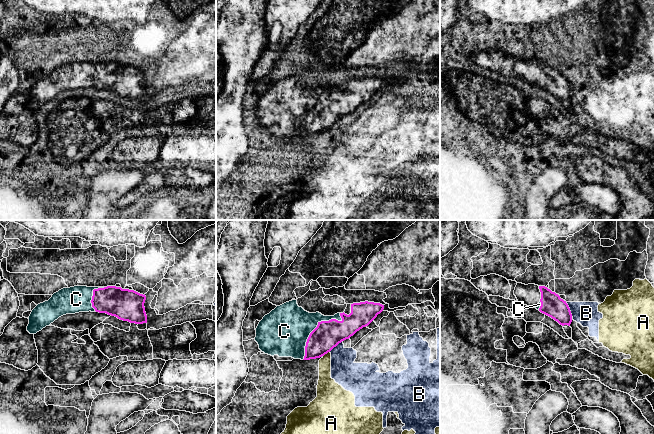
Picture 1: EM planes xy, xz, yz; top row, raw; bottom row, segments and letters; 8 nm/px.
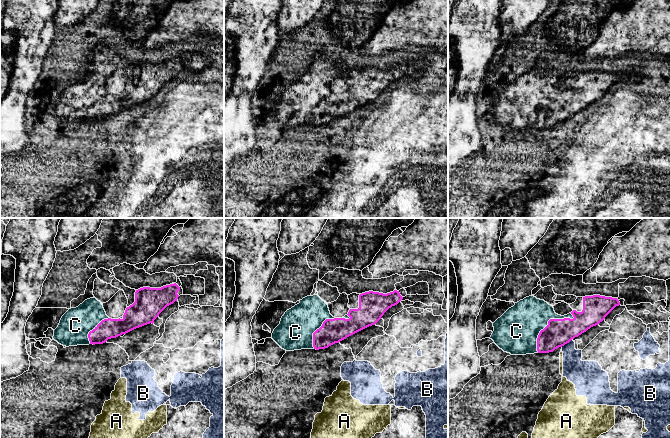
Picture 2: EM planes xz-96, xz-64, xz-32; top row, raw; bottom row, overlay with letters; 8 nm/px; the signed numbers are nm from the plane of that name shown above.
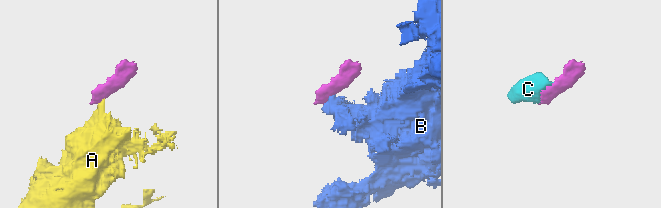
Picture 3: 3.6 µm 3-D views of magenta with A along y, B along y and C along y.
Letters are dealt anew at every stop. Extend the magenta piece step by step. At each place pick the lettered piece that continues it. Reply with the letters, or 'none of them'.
C

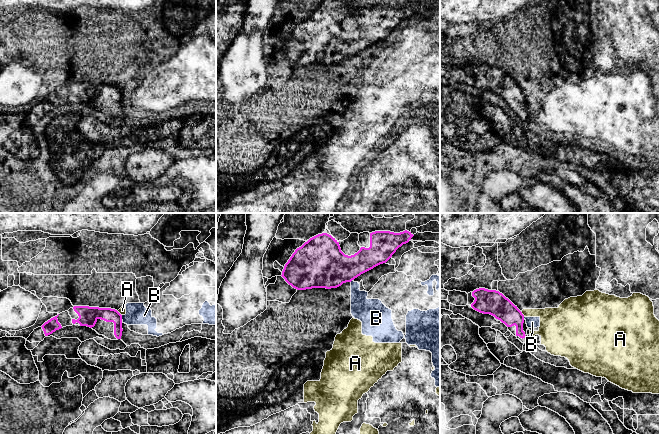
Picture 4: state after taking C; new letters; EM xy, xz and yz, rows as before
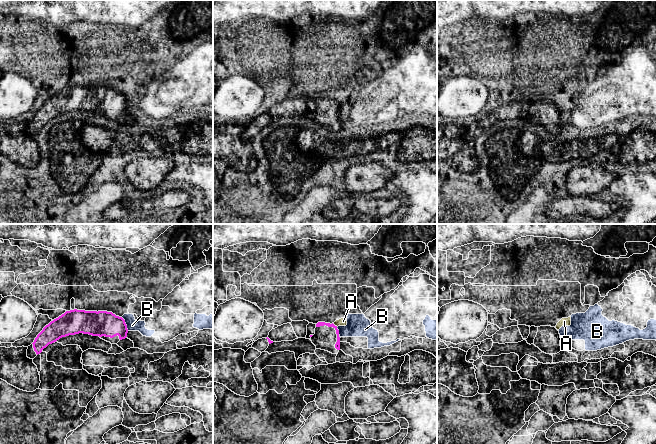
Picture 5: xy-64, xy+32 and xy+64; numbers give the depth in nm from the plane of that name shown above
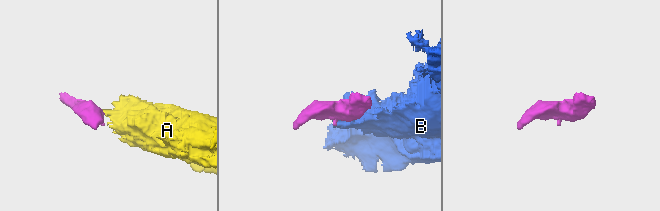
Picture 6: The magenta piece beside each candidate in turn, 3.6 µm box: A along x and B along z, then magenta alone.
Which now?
none of them

